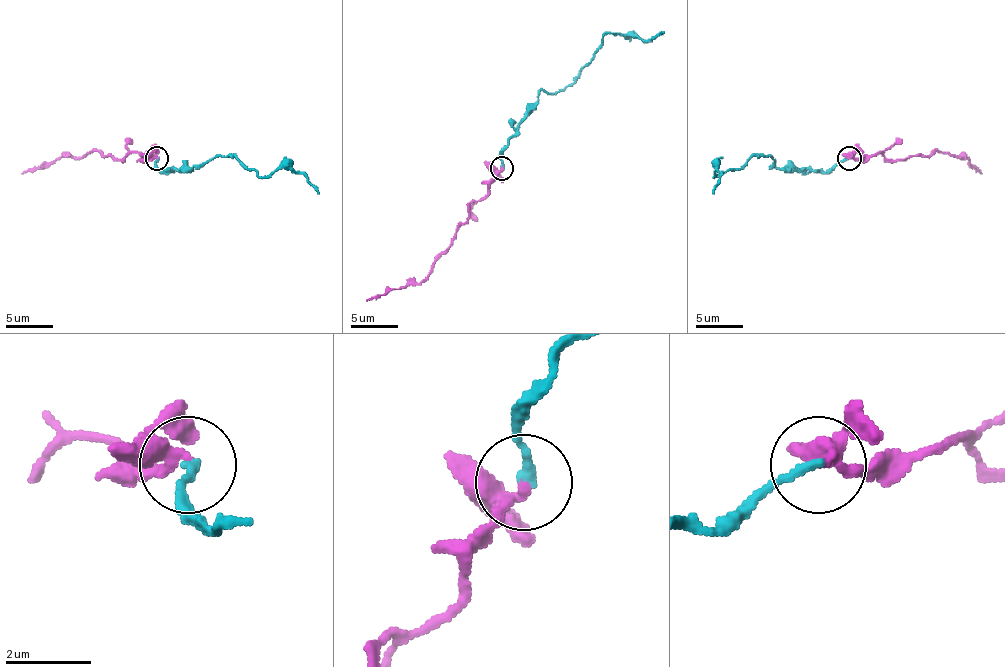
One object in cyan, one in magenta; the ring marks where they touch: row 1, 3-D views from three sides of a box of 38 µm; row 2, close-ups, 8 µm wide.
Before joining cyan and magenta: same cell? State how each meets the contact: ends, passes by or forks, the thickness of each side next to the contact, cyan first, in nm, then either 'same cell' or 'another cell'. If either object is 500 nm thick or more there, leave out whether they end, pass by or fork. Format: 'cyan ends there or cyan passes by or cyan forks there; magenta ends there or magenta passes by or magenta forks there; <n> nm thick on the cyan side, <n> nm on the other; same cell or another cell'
cyan ends there; magenta passes by; 200 nm thick on the cyan side, 240 nm on the other; same cell

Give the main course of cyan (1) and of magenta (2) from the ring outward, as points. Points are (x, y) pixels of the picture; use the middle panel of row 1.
1: (501, 167), (501, 151), (538, 99), (538, 92), (560, 92), (574, 80), (607, 33), (649, 40), (663, 31)
2: (501, 167), (487, 193), (470, 205), (468, 219), (419, 285), (405, 285), (367, 301)

